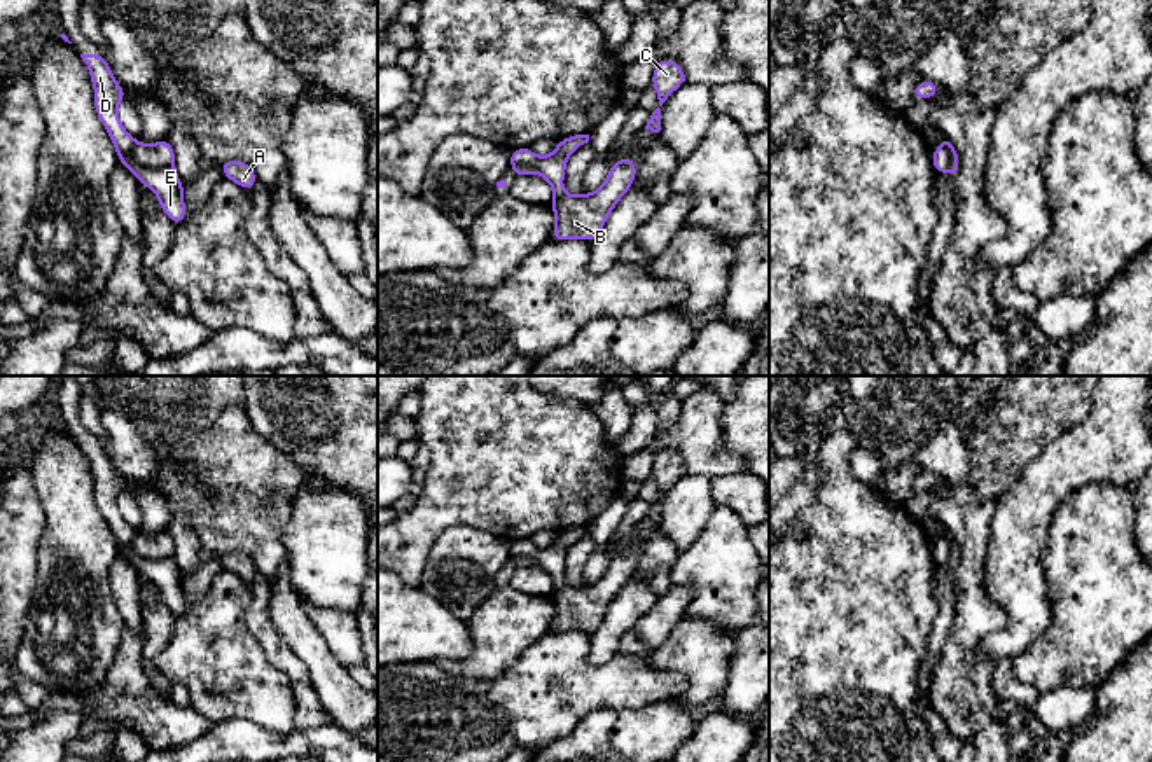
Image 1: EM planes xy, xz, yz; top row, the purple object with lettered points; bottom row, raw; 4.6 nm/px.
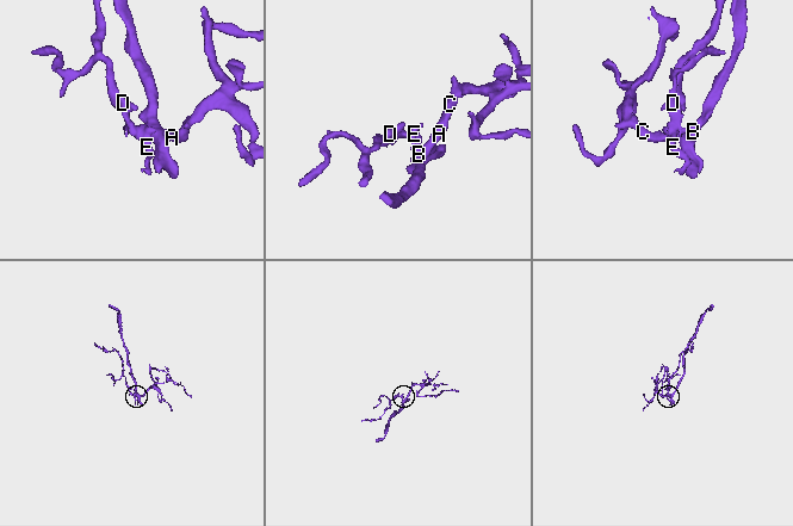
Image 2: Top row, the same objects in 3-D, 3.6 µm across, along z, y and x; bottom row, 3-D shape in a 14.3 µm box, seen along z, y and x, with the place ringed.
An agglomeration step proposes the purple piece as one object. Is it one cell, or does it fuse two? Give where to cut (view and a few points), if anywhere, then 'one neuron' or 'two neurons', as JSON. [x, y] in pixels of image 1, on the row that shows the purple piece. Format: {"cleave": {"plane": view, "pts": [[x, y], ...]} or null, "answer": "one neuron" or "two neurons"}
{"cleave": {"plane": "xy", "pts": [[119, 156], [137, 165], [172, 165]]}, "answer": "two neurons"}

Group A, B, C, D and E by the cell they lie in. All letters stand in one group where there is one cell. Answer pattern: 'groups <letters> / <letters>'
groups A B C / D E

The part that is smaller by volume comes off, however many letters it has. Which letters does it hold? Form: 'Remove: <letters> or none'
Remove: D, E

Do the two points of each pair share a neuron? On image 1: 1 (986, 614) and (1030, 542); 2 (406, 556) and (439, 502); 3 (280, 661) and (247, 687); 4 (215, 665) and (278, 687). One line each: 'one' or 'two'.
1: two
2: one
3: two
4: one

